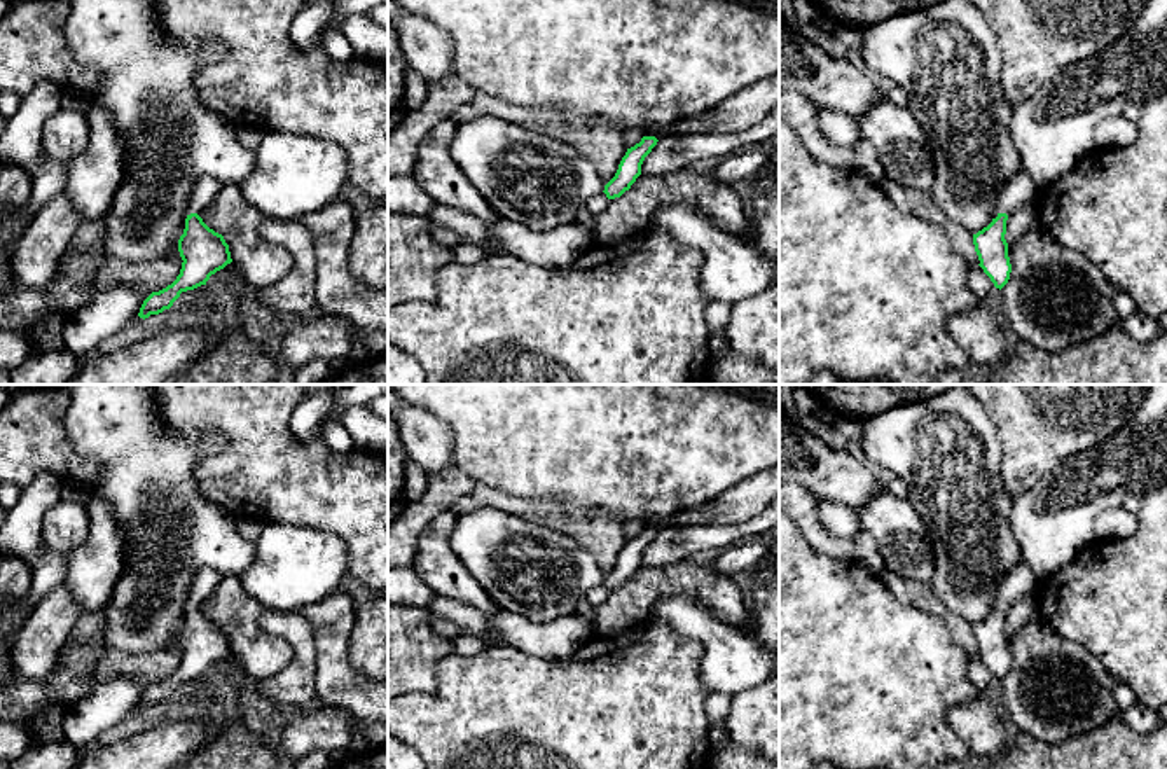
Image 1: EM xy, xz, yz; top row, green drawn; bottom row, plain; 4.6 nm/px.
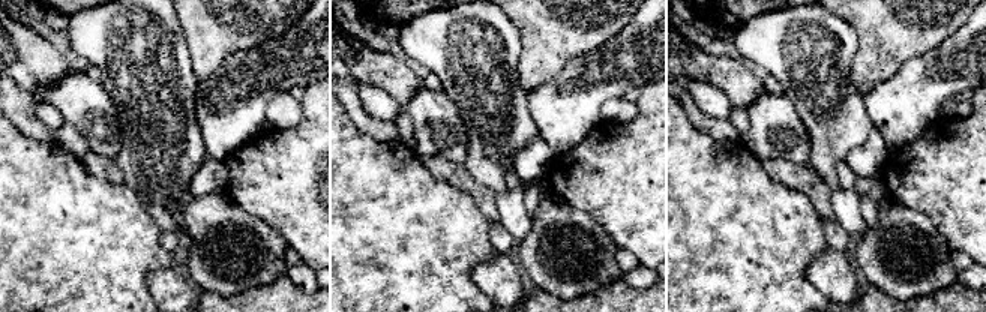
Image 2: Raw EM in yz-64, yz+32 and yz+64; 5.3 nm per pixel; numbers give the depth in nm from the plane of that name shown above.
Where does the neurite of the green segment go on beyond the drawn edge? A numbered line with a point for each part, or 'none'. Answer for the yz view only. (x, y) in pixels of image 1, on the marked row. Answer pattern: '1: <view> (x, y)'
1: yz (1021, 189)

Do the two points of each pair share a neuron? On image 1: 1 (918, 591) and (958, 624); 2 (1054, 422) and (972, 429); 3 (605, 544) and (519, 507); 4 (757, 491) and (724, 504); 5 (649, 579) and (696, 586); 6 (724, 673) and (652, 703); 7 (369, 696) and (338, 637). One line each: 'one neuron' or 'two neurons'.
1: one neuron
2: two neurons
3: one neuron
4: one neuron
5: one neuron
6: two neurons
7: one neuron

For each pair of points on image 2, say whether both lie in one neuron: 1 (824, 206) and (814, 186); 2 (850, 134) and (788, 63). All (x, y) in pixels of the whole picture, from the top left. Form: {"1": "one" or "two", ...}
{"1": "one", "2": "one"}

